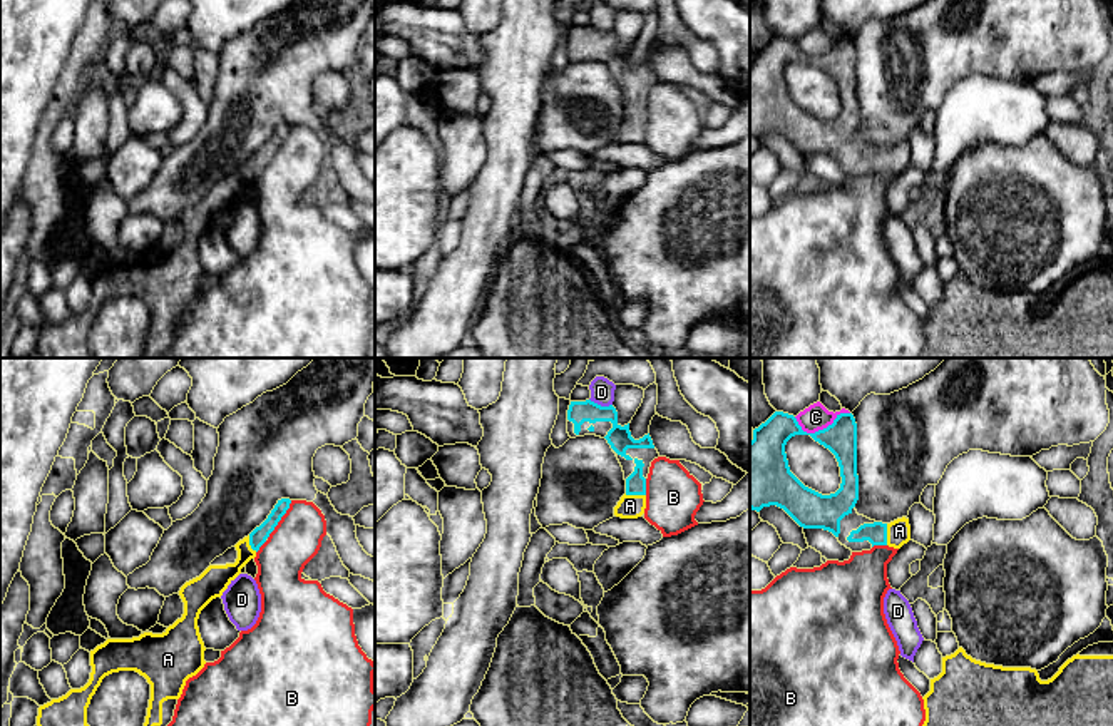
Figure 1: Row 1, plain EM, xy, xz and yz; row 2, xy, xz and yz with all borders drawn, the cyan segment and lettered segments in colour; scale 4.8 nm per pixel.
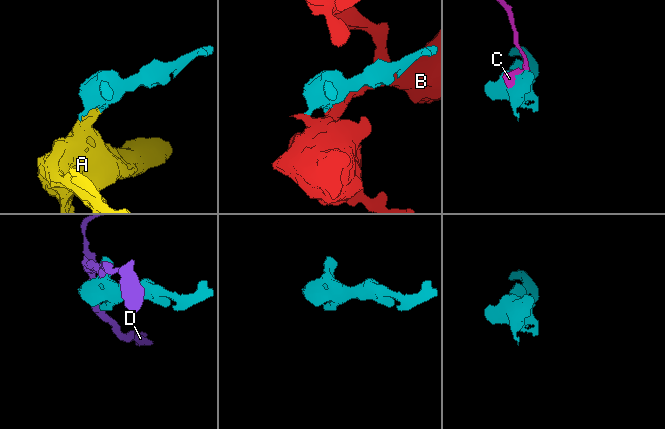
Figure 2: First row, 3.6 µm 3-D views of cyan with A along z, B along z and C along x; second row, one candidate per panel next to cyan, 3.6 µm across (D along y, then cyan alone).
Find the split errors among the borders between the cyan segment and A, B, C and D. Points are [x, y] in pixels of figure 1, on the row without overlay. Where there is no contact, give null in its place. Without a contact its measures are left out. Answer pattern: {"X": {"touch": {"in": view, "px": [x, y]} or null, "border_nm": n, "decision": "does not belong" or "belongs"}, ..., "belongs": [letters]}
{"A": {"touch": {"in": "yz", "px": [886, 159]}, "border_nm": 100, "decision": "belongs"}, "B": {"touch": {"in": "xy", "px": [280, 144]}, "border_nm": 220, "decision": "does not belong"}, "C": {"touch": {"in": "yz", "px": [819, 56]}, "border_nm": 280, "decision": "does not belong"}, "D": {"touch": {"in": "xz", "px": [600, 30]}, "border_nm": 120, "decision": "does not belong"}, "belongs": ["A"]}

